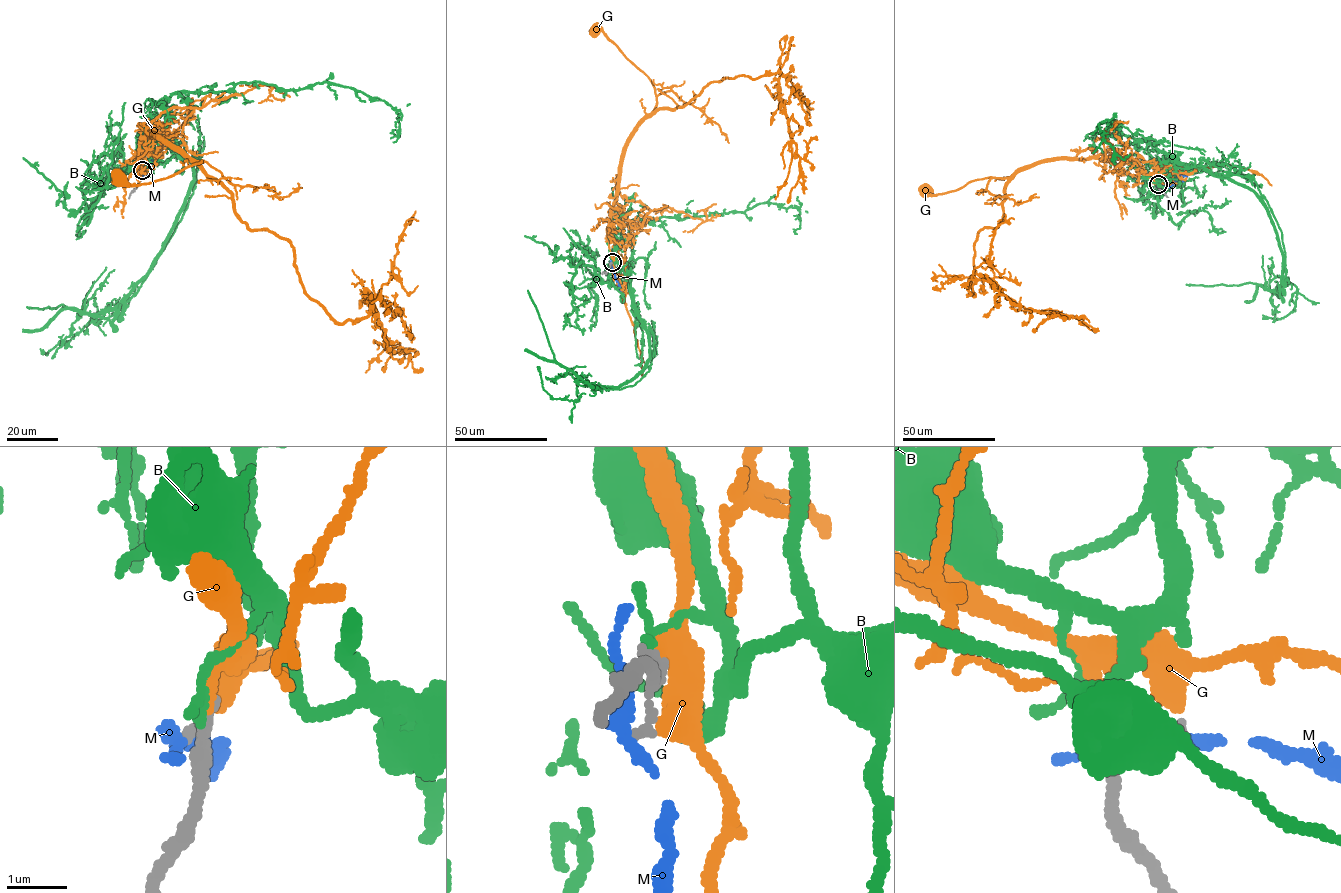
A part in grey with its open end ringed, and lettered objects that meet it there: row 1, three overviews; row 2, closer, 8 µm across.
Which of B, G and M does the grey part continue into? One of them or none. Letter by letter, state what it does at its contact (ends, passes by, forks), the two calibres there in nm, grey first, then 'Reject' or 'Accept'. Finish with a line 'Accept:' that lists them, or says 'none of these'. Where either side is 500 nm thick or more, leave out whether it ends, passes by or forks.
B: It passes by. Thickness 170 nm (grey) against 110 nm. Reject
G: It ends there. Thickness 160 nm (grey) against 200 nm. Accept
M: It passes by. Thickness 140 nm (grey) against 190 nm. Reject
Accept: G

